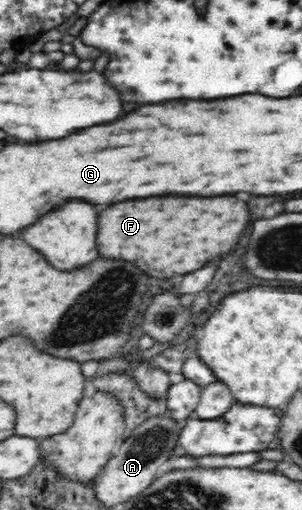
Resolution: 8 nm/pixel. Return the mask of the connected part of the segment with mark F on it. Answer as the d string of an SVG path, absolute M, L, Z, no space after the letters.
M154 196L144 200L128 200L108 206L98 214L96 244L104 258L120 258L134 262L152 276L188 274L202 268L206 260L220 252L230 252L246 232L250 222L248 208L234 196L168 197Z

